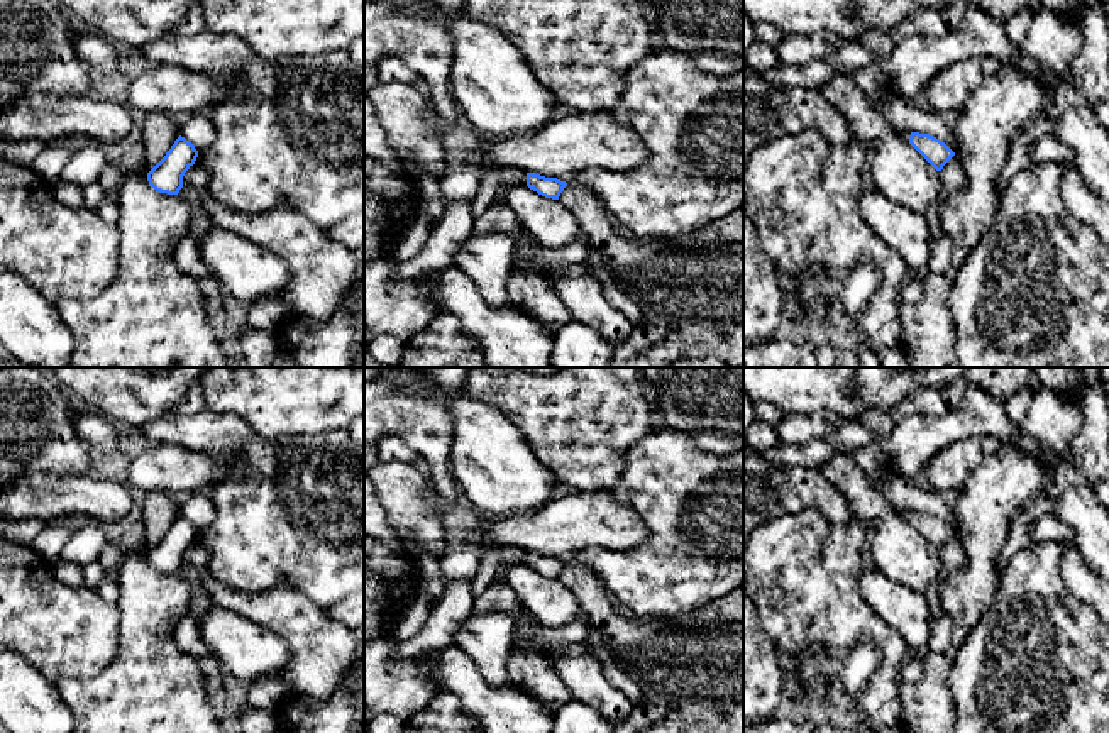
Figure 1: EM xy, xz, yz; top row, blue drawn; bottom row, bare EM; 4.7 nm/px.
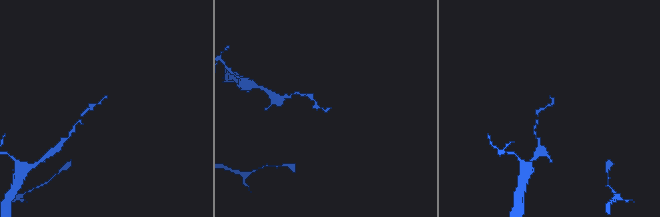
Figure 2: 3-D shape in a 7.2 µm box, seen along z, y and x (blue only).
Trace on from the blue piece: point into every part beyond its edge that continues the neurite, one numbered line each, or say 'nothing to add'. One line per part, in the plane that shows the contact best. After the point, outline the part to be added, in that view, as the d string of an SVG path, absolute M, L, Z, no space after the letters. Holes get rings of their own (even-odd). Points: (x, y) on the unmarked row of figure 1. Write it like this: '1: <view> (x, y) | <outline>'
nothing to add

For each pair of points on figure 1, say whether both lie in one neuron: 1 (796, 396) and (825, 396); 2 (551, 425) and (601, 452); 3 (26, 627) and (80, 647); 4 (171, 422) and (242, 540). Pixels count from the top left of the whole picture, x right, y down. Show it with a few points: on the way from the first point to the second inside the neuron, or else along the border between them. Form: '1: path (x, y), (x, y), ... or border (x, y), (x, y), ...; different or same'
1: path (803, 396), (818, 396); same
2: path (562, 425), (574, 425), (590, 440); same
3: path (39, 627), (49, 627), (66, 642); same
4: path (212, 432), (236, 440), (253, 457), (253, 500); same

